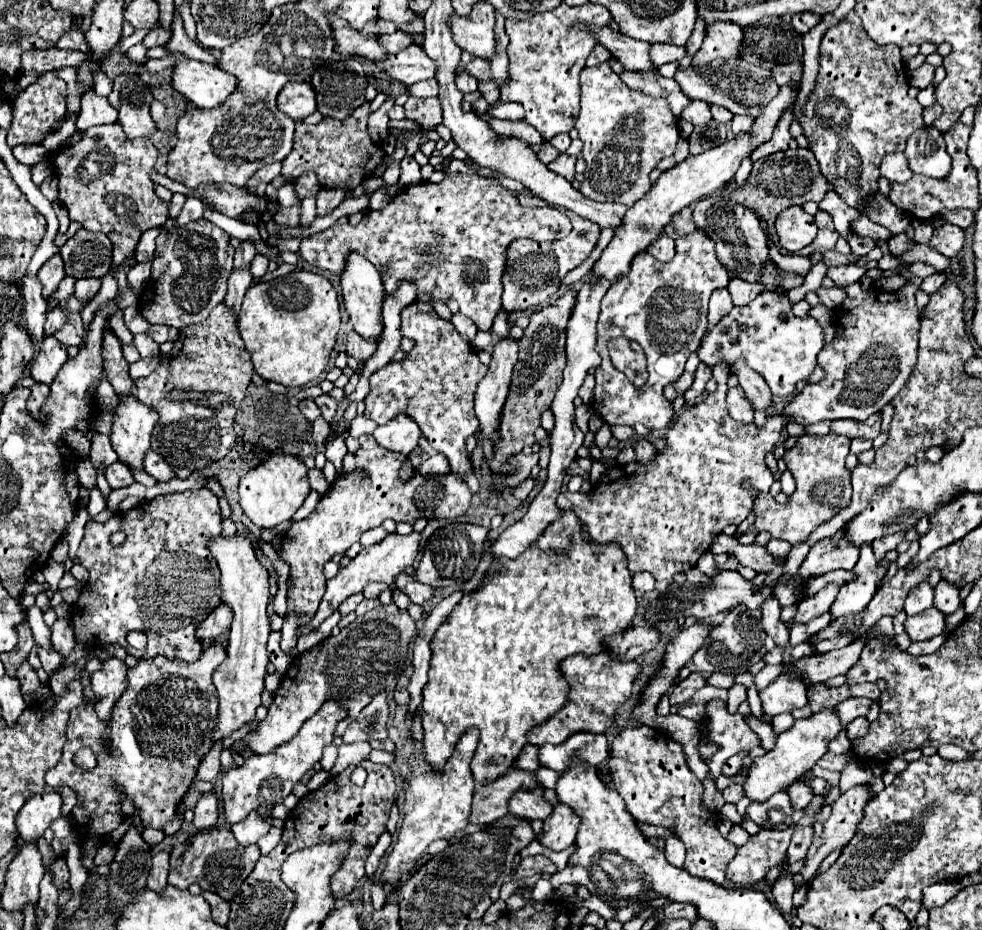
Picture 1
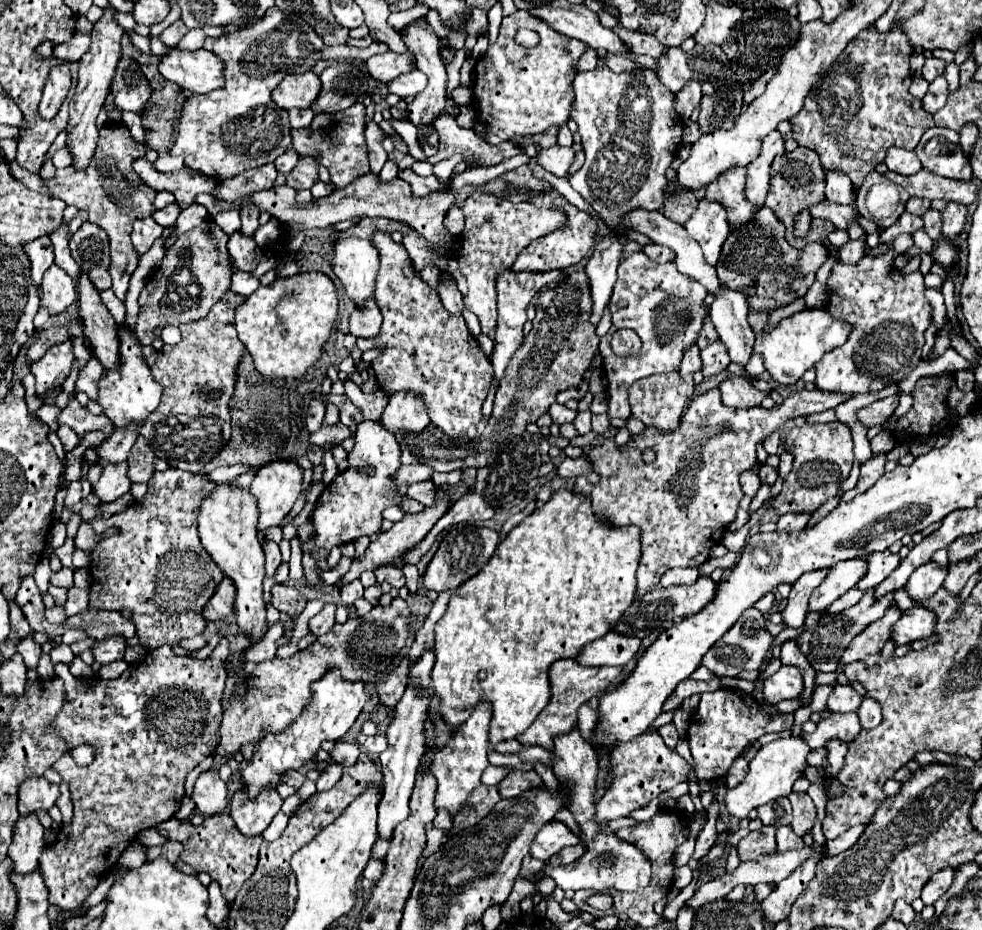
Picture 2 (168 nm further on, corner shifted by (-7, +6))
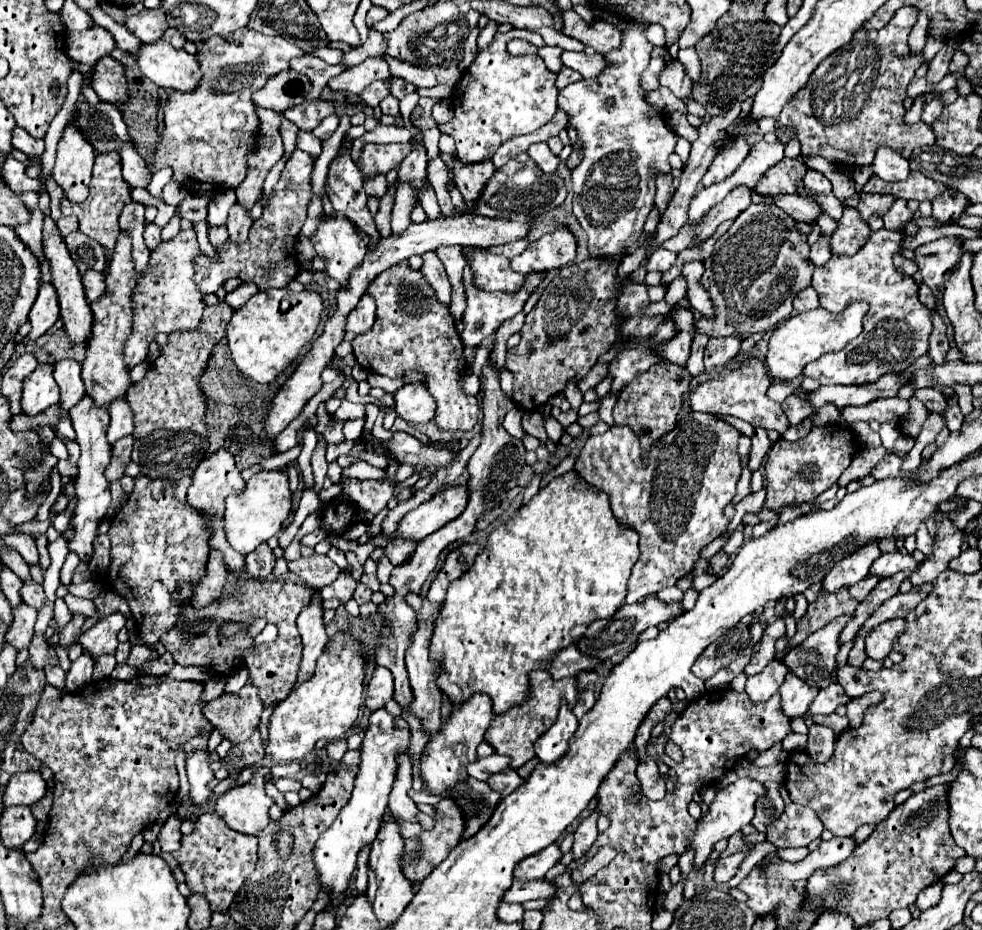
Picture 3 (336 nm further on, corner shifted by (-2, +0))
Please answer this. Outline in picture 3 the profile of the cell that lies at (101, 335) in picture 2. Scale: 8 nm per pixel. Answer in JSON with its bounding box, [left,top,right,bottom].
[43,216,93,344]

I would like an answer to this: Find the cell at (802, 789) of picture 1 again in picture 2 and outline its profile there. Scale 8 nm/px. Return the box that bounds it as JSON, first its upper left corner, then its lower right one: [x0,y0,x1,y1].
[788,792,816,838]

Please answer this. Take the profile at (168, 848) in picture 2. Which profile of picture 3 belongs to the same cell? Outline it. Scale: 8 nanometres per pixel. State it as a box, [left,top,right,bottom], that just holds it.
[153,816,181,854]

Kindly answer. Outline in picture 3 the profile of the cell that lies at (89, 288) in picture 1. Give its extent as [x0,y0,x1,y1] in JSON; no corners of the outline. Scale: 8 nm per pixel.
[83,270,105,302]

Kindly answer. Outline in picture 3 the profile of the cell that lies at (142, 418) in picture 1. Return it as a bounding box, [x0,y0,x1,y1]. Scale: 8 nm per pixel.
[81,234,135,410]

